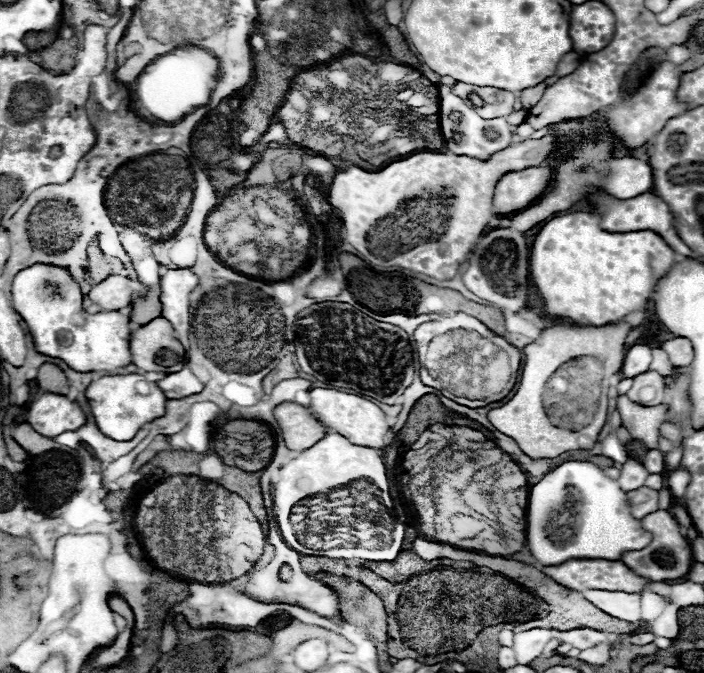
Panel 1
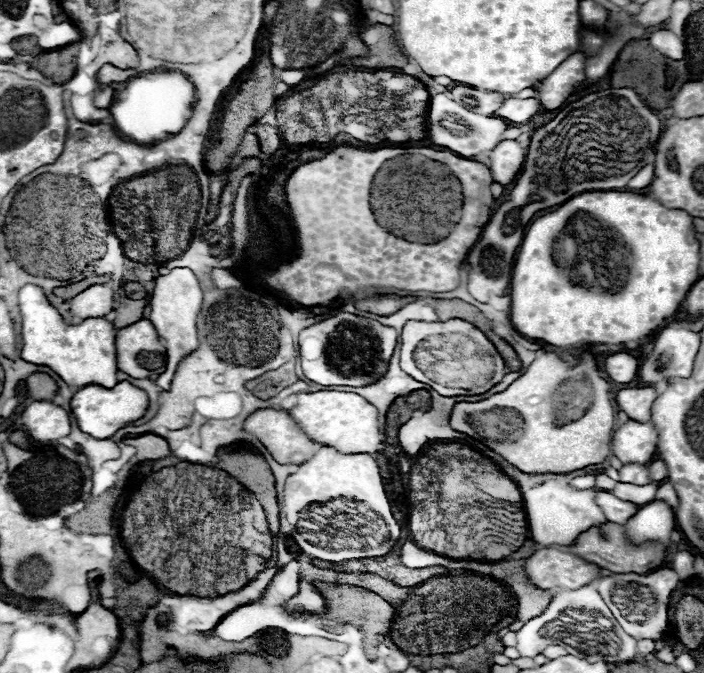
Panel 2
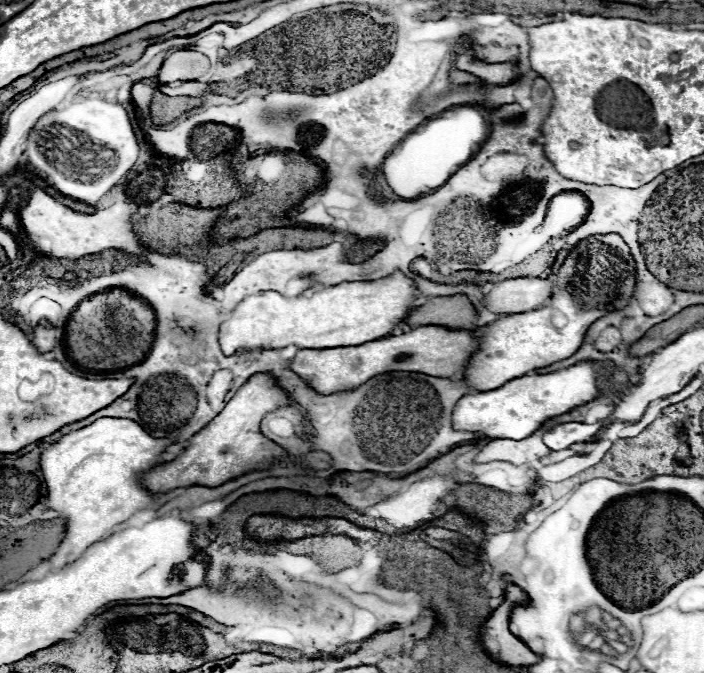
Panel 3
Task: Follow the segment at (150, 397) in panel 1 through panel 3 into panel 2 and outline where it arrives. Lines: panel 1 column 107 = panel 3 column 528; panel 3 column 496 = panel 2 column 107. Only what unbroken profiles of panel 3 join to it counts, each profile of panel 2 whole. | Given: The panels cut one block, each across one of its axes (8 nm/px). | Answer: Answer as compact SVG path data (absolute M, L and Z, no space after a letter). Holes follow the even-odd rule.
M118 382L114 388L88 384L72 396L70 406L72 406L72 414L74 414L80 430L94 436L94 438L98 438L98 440L104 440L104 438L114 436L128 422L134 422L134 420L138 420L146 414L148 394L142 388L132 386L130 382Z

